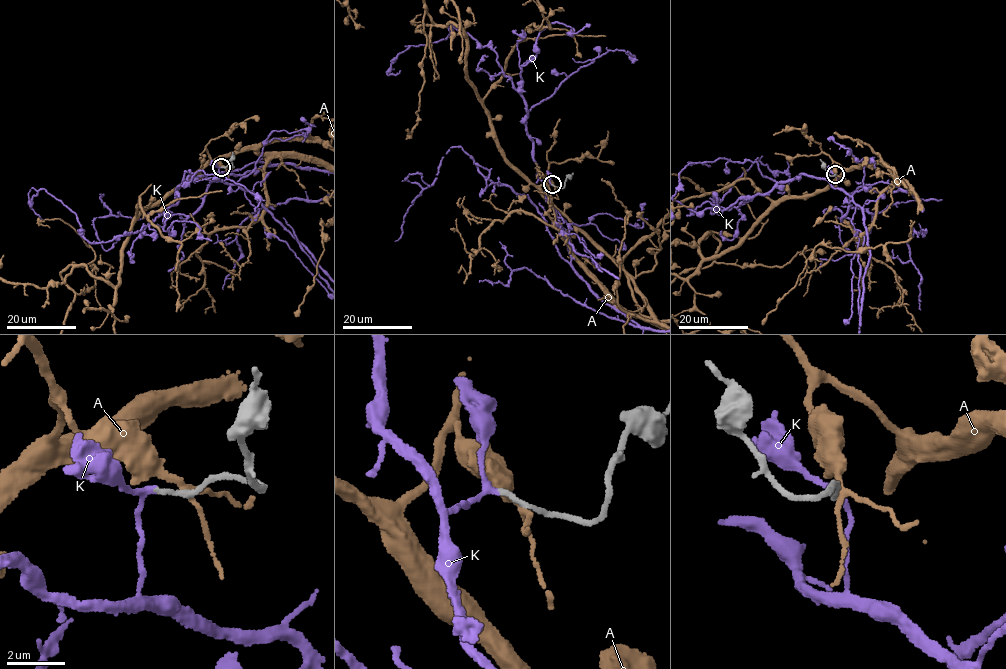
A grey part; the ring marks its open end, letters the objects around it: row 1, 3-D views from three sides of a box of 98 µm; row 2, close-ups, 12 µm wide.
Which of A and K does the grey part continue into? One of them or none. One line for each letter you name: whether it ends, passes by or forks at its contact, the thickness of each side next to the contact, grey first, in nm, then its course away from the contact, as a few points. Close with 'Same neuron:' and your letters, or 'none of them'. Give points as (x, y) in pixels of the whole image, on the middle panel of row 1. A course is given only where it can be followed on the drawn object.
K: It passes by. Thickness 160 nm (grey) against 170 nm
Same neuron: K

